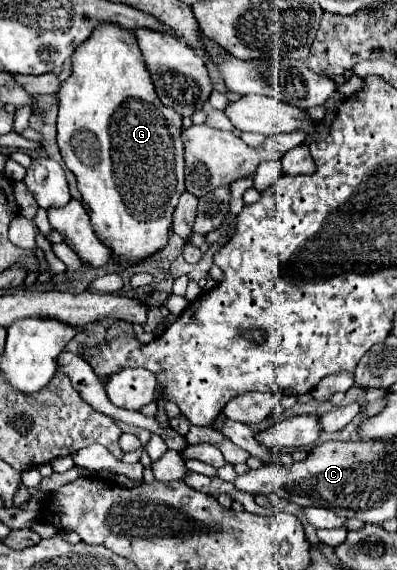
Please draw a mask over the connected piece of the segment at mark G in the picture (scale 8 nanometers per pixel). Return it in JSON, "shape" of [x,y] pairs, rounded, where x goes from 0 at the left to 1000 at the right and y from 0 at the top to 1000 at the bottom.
{"shape":[[[257,40],[252,47],[242,47],[237,61],[207,75],[207,82],[196,82],[196,89],[186,89],[181,96],[181,132],[156,146],[151,160],[146,160],[146,174],[151,174],[151,191],[146,191],[146,258],[151,268],[161,275],[166,293],[191,307],[196,318],[196,335],[207,342],[207,356],[227,377],[227,395],[237,402],[237,409],[247,412],[247,419],[257,419],[257,426],[267,433],[277,433],[282,447],[292,447],[302,454],[307,465],[343,465],[363,454],[373,454],[378,447],[398,444],[403,437],[418,433],[428,405],[433,405],[433,374],[448,360],[448,346],[463,339],[463,258],[453,247],[453,233],[458,233],[458,205],[438,195],[423,191],[403,181],[388,149],[378,146],[378,132],[368,128],[368,114],[358,111],[358,93],[348,86],[348,75],[338,68],[338,58],[322,51],[302,51],[287,40]]]}

